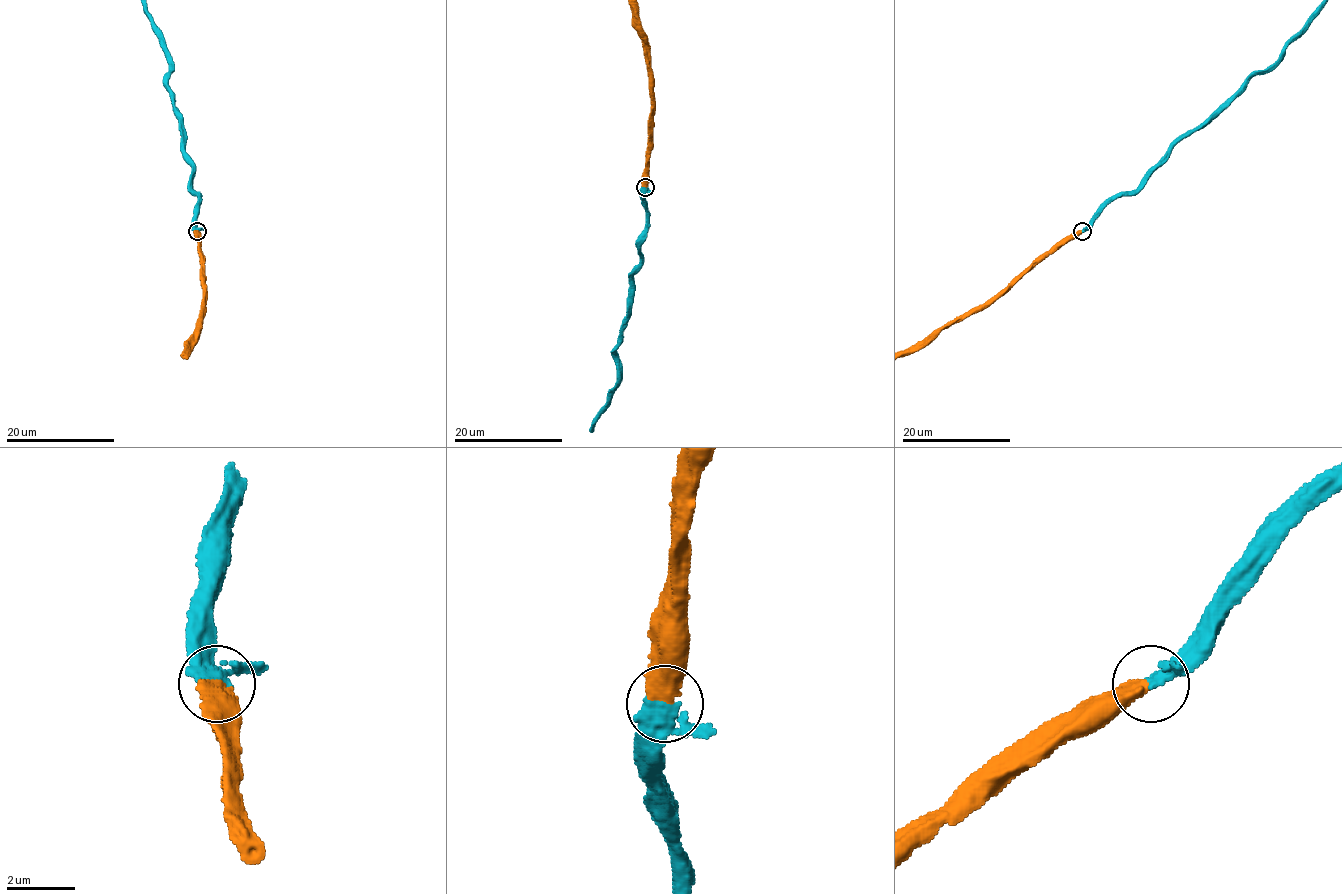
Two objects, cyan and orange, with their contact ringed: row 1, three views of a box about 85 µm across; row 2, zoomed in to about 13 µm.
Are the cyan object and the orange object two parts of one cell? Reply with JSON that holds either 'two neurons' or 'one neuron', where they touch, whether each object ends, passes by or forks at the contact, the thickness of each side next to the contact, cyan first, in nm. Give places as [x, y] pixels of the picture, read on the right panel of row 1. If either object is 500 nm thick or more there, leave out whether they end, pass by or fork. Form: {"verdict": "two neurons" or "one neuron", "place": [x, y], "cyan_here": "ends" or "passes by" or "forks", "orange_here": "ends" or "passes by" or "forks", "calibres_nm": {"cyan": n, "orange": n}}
{"verdict": "one neuron", "place": [1082, 231], "calibres_nm": {"cyan": 360, "orange": 550}}

